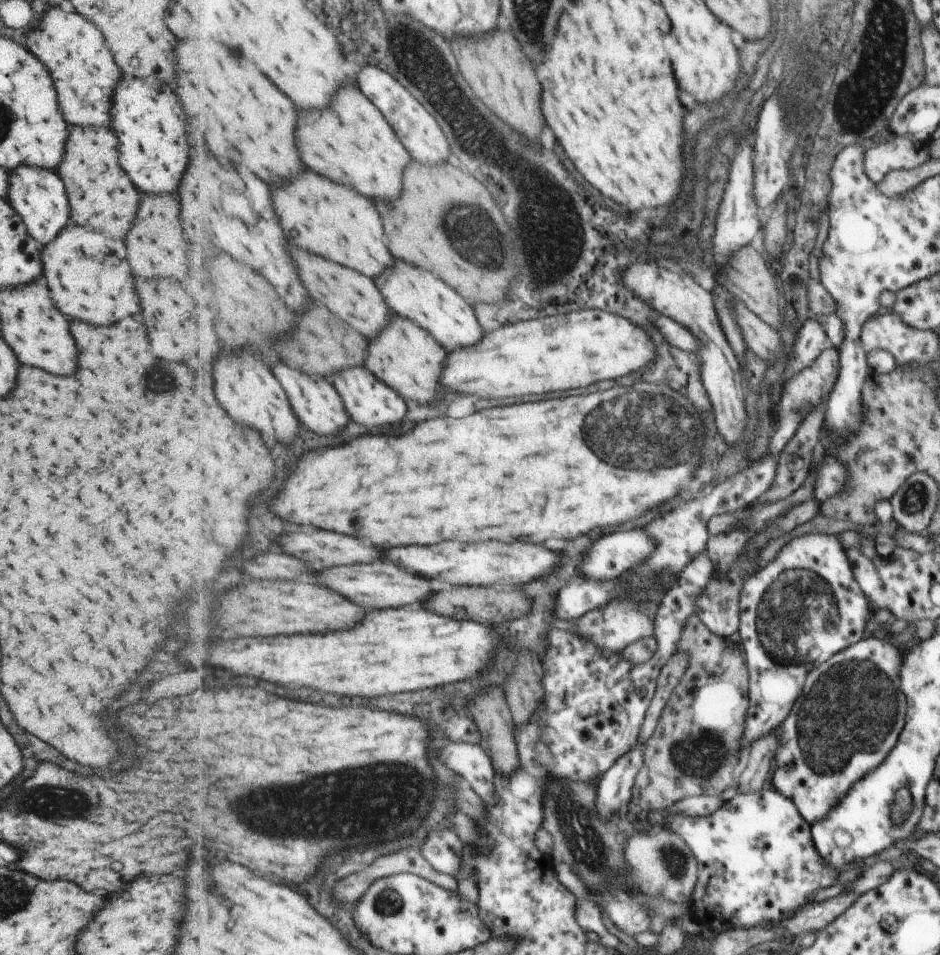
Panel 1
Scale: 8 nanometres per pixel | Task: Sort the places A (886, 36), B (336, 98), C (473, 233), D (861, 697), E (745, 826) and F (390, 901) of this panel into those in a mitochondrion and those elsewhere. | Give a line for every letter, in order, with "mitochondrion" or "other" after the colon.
A: mitochondrion
B: other
C: mitochondrion
D: mitochondrion
E: other
F: mitochondrion

